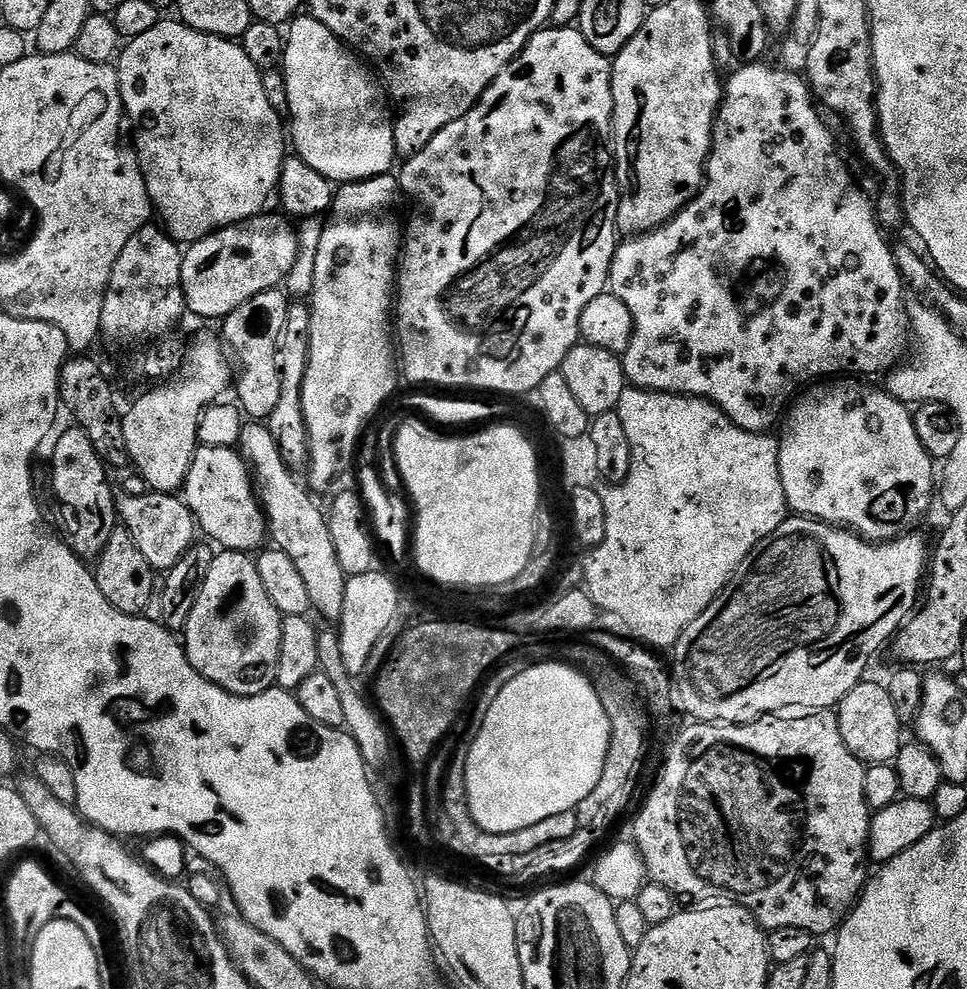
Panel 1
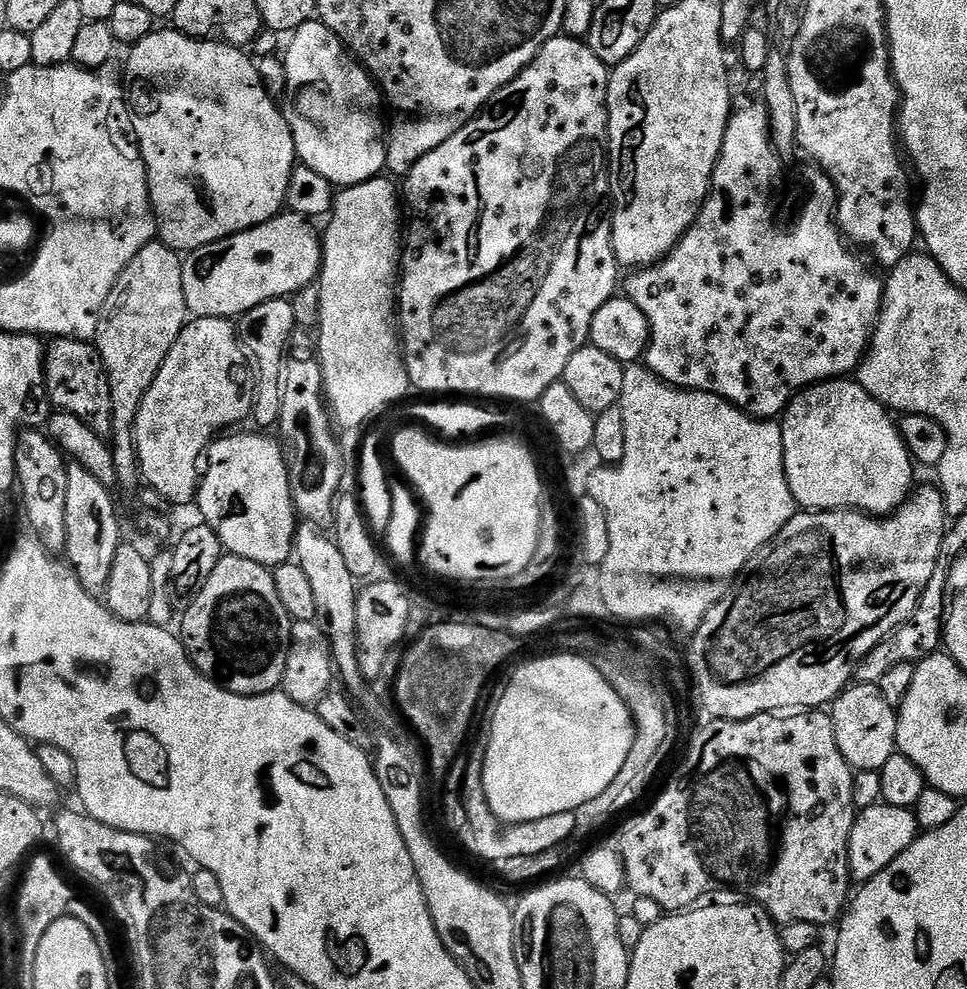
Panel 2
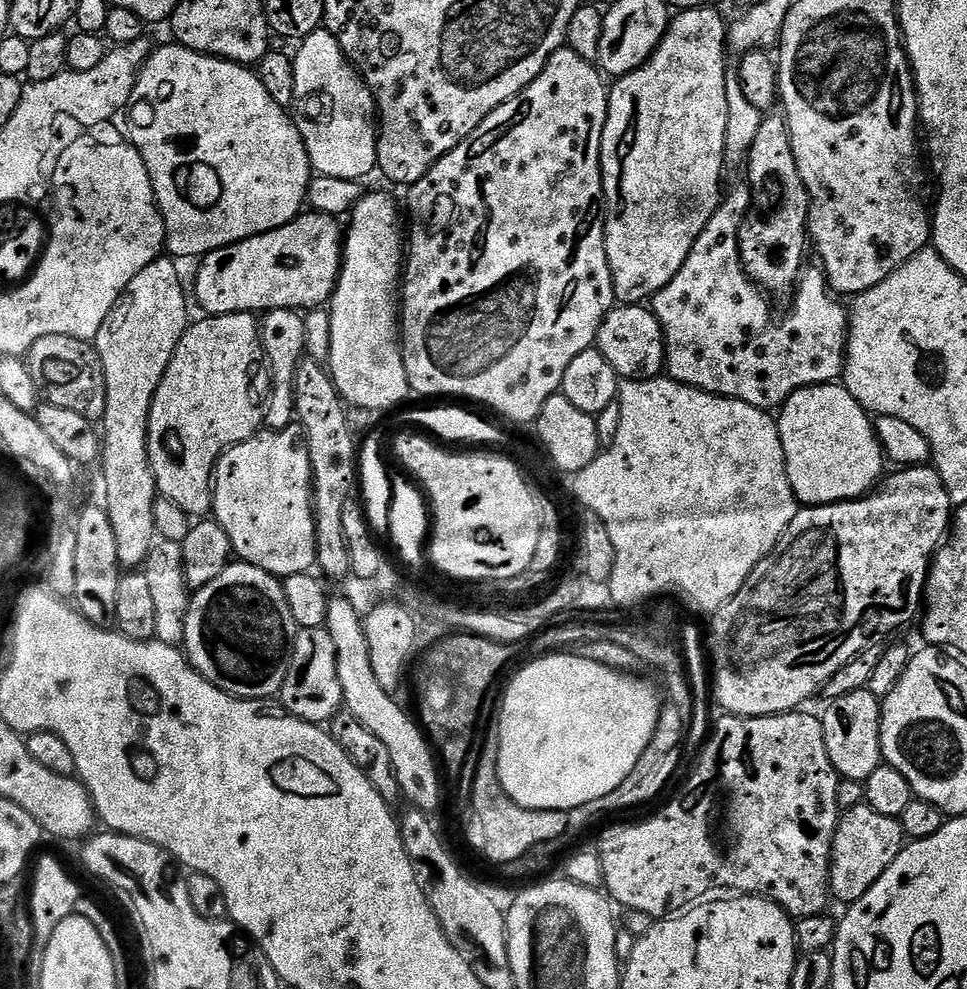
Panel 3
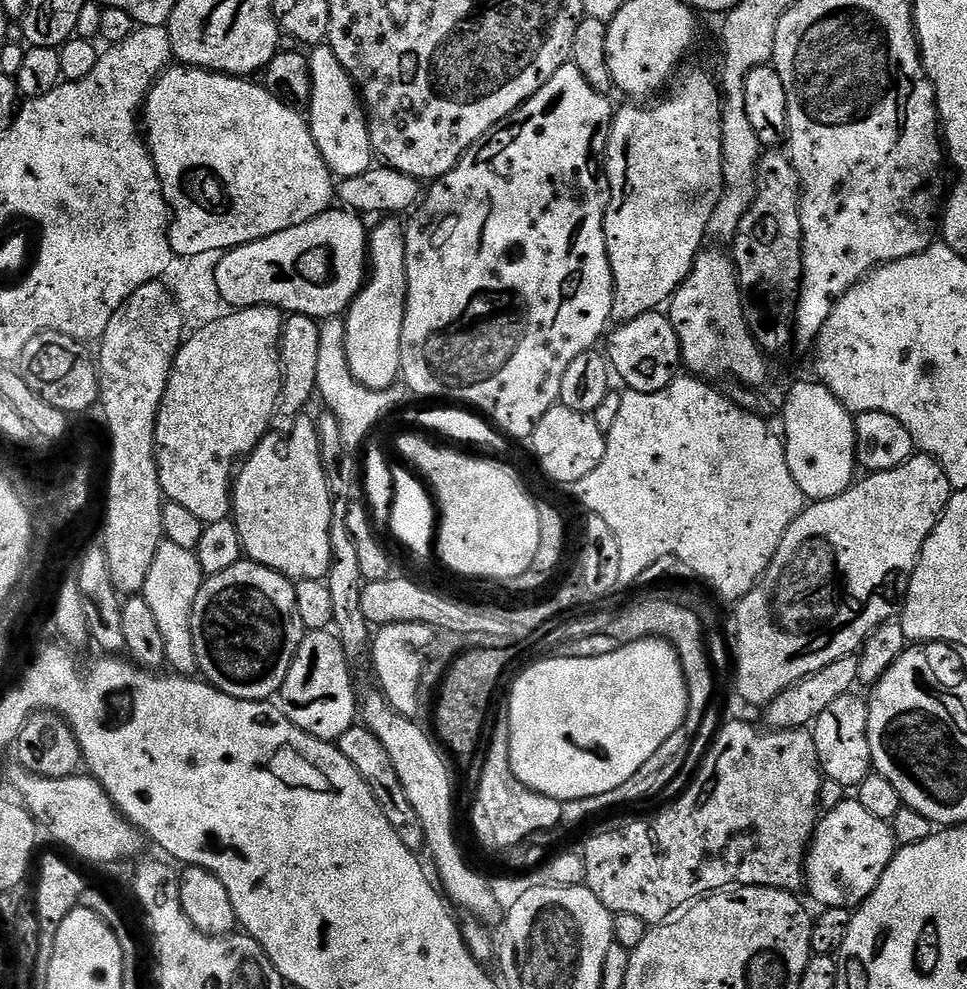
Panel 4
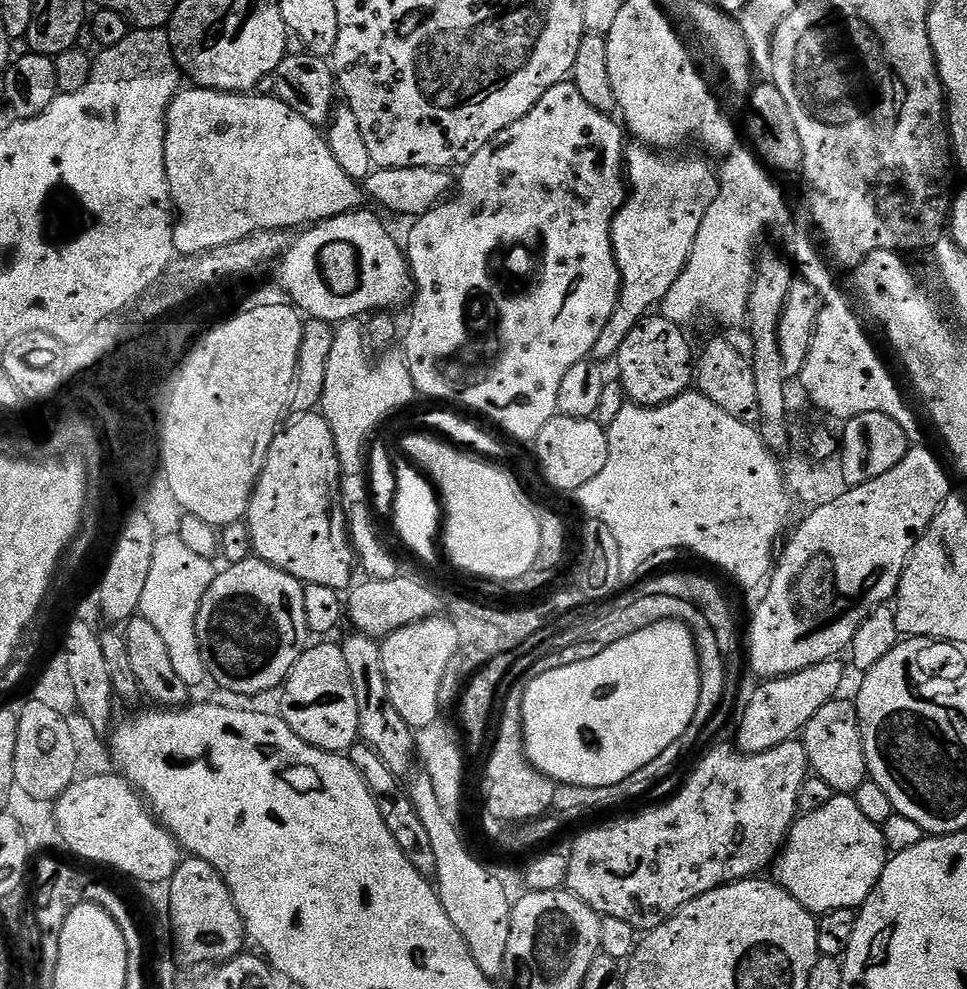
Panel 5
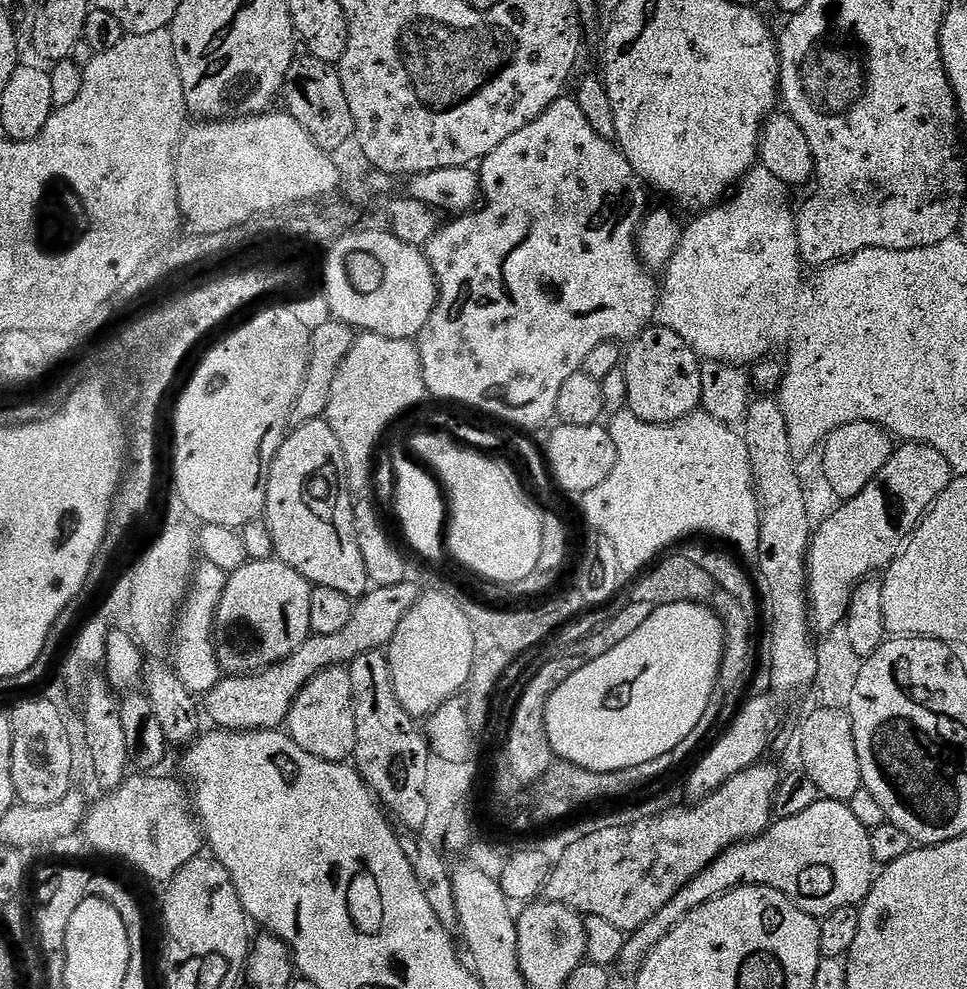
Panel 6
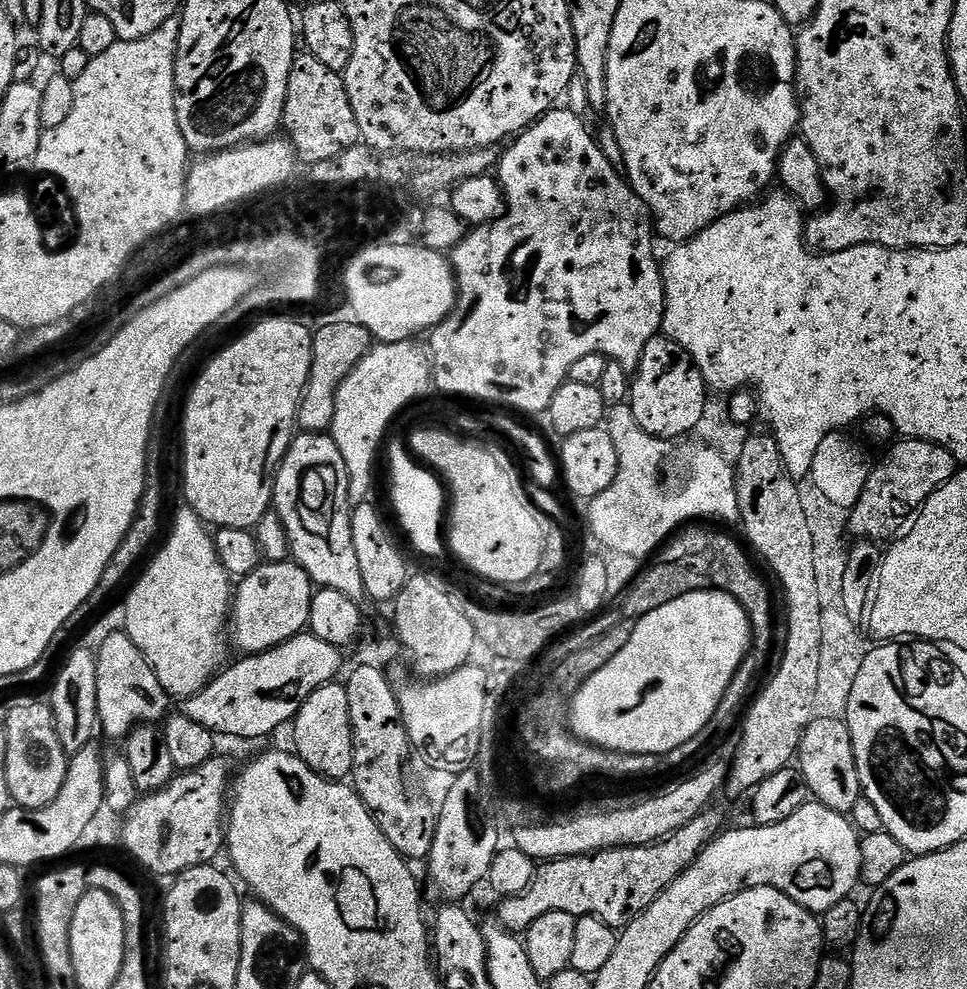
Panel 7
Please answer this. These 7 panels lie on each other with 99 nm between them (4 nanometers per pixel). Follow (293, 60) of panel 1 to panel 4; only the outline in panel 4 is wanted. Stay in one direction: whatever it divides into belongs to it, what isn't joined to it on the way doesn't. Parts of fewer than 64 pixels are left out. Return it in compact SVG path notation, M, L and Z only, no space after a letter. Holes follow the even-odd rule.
M316 46L308 56L312 78L312 96L308 100L306 119L314 142L331 170L333 177L357 176L368 171L374 164L374 153L368 129L368 113L356 91L356 83L346 74L342 62L334 58L334 50Z

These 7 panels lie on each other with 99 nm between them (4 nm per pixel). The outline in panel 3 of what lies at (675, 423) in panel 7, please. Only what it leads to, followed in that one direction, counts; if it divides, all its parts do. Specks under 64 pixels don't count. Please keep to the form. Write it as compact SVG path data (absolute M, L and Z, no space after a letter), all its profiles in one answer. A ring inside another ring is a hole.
M625 304L606 313L596 335L595 347L614 366L617 376L624 380L651 380L665 371L664 331L651 307Z

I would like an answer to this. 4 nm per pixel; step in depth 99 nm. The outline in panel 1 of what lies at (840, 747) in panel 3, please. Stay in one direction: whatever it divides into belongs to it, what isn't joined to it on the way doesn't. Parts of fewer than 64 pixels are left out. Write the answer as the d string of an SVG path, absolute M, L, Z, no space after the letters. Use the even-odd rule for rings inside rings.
M861 682L846 694L846 698L838 705L842 742L864 765L892 764L900 752L902 725L898 718L898 710L894 710L894 698L890 698L887 687L881 684Z

